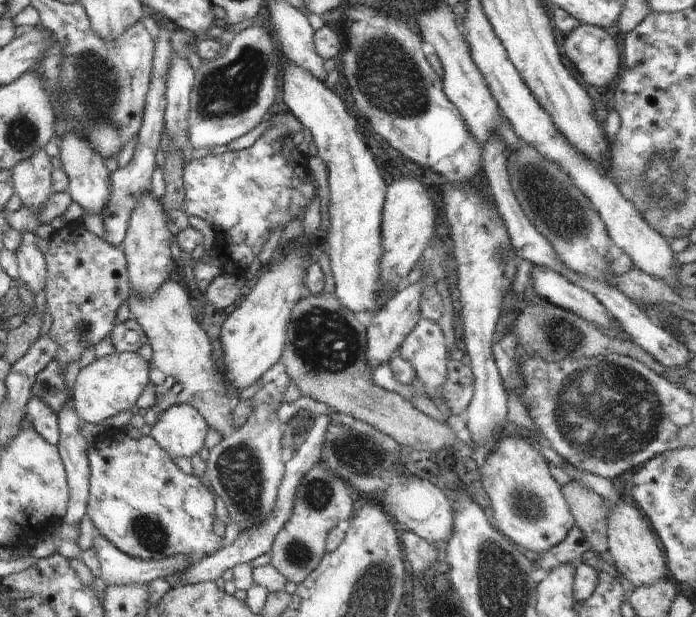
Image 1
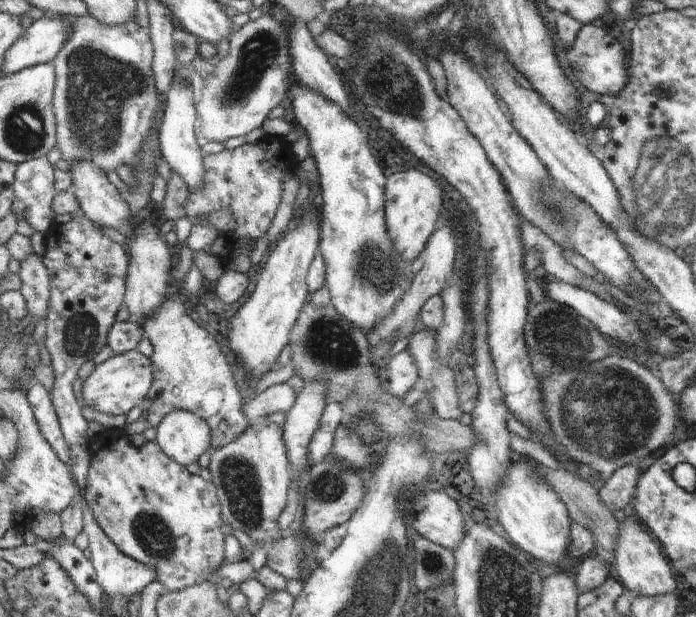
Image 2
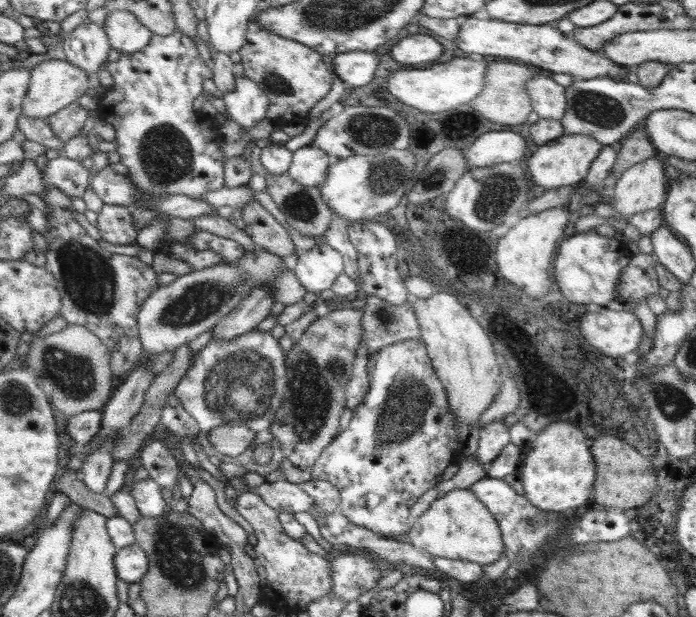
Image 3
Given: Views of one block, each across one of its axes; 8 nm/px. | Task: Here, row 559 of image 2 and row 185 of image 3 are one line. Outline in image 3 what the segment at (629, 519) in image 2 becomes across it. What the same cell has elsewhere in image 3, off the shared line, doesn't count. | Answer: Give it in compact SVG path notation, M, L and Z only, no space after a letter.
M662 157L646 158L642 162L627 168L614 185L614 202L610 204L621 217L628 218L634 214L655 210L666 200L669 178L666 176L664 167L661 164Z

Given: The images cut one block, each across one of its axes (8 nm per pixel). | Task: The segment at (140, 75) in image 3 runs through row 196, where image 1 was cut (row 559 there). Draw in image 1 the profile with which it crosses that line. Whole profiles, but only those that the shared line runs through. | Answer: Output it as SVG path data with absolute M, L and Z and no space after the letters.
M108 428L87 450L91 475L86 514L96 530L124 554L142 559L171 557L183 554L191 566L206 555L225 546L223 537L217 536L212 525L216 509L212 491L205 488L197 475L186 474L150 435L138 440L130 438L122 428Z

